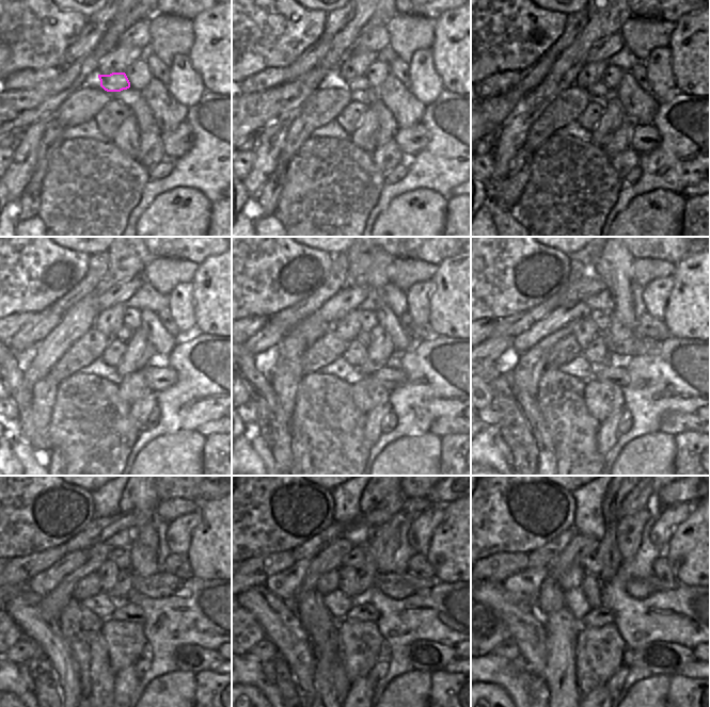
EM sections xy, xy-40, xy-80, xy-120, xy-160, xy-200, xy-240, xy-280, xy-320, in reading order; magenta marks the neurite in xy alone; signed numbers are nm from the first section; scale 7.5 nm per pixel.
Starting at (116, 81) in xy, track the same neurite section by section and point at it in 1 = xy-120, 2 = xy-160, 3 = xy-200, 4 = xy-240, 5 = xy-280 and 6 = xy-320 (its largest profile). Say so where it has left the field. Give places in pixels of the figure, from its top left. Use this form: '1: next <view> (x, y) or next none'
1: next xy-120 (124, 333)
2: next xy-160 (363, 335)
3: next xy-200 (636, 346)
4: next xy-240 (161, 584)
5: next xy-280 (396, 585)
6: next xy-320 (637, 588)

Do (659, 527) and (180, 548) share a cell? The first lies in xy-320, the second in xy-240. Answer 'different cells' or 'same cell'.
same cell

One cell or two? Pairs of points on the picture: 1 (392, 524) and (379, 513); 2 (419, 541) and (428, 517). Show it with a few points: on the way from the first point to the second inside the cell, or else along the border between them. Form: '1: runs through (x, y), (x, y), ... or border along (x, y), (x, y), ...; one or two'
1: border along (400, 511), (374, 529); two
2: runs through (419, 535), (425, 523); one

